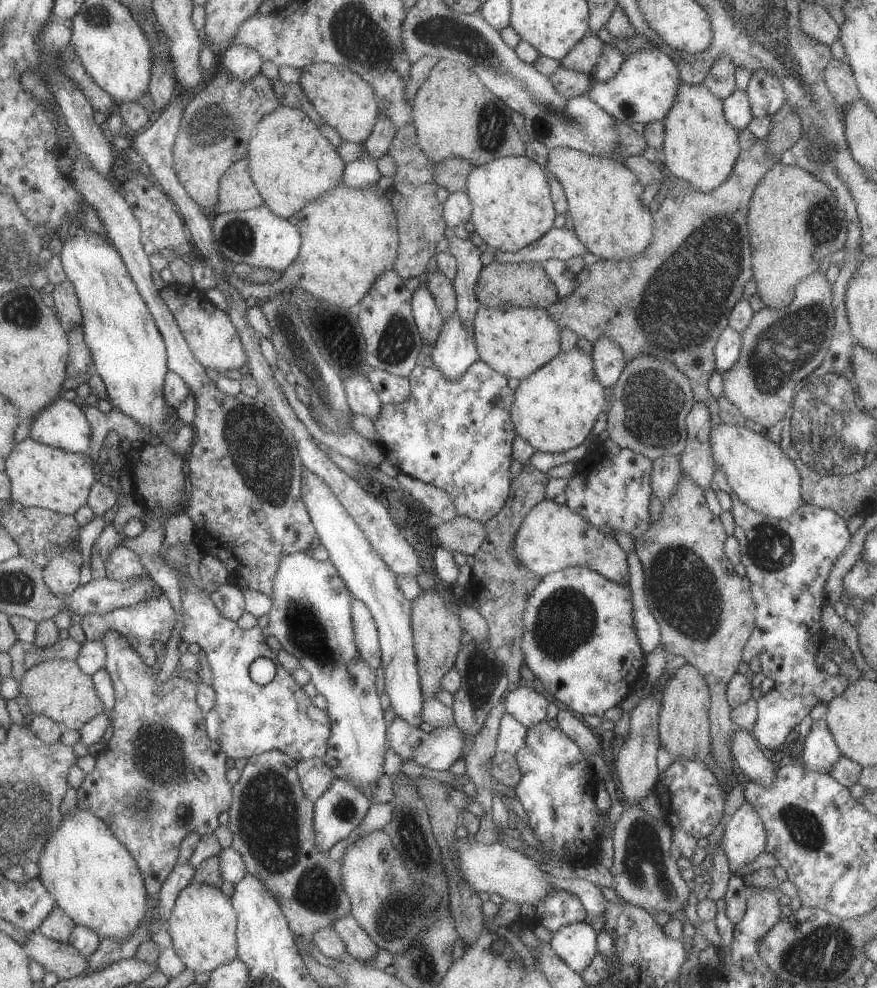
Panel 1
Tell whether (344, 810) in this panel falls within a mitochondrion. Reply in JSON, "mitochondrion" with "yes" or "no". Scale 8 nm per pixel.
{"mitochondrion":"yes"}

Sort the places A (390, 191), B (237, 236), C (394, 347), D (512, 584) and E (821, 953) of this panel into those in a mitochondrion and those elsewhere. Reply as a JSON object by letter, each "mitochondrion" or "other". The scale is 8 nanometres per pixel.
{"A":"other","B":"mitochondrion","C":"mitochondrion","D":"mitochondrion","E":"mitochondrion"}

